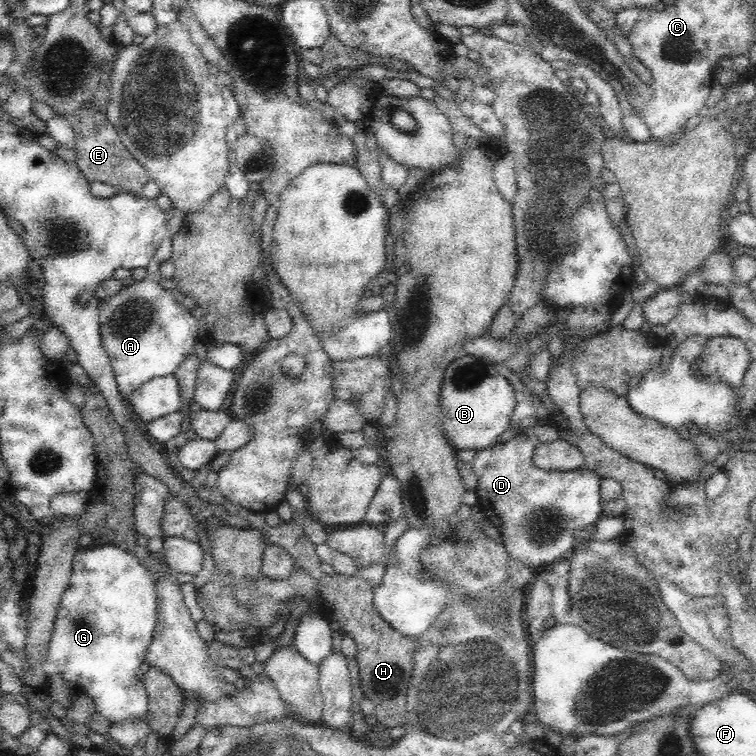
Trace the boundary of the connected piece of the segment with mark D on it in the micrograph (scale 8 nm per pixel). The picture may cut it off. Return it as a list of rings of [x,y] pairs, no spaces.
[[[542,413],[538,423],[527,433],[514,435],[513,438],[503,443],[496,443],[494,446],[479,450],[473,459],[469,459],[476,476],[479,478],[475,492],[477,505],[483,512],[484,518],[500,532],[502,543],[504,543],[509,556],[533,569],[536,566],[542,566],[542,564],[552,564],[558,558],[568,556],[579,537],[576,535],[576,530],[581,531],[587,526],[595,525],[604,514],[604,501],[600,496],[601,477],[598,474],[588,473],[585,466],[562,472],[561,470],[536,468],[532,464],[531,458],[537,446],[558,439],[562,429],[564,428],[556,424],[550,414]]]

